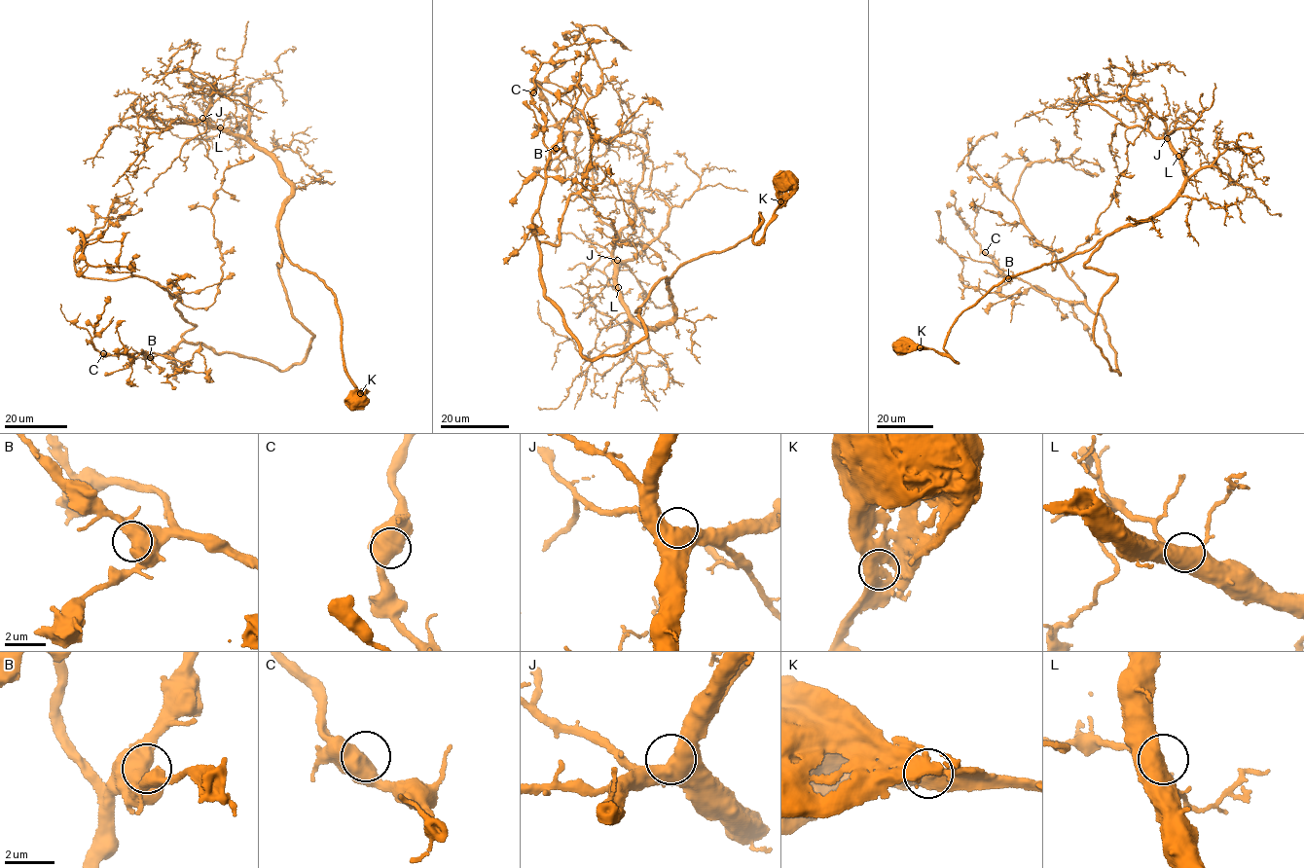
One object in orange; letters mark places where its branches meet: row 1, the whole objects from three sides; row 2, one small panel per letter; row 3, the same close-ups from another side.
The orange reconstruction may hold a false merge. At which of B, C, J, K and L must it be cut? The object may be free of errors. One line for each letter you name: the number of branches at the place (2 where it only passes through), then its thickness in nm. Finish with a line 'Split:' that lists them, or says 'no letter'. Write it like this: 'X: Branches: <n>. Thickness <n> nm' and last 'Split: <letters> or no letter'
Split: no letter

